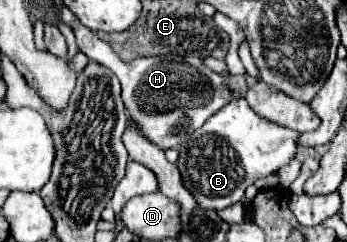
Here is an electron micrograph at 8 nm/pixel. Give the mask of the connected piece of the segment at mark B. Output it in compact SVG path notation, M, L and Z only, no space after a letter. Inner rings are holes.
M233 99L227 103L221 111L217 111L209 121L197 129L189 139L181 145L181 155L177 161L177 167L183 177L185 189L195 197L195 201L205 209L225 209L237 201L243 199L245 189L253 185L257 179L267 177L275 171L279 171L283 165L287 165L297 155L297 131L291 131L287 127L275 125L265 121L263 117L255 115L253 109L247 105L245 99Z

